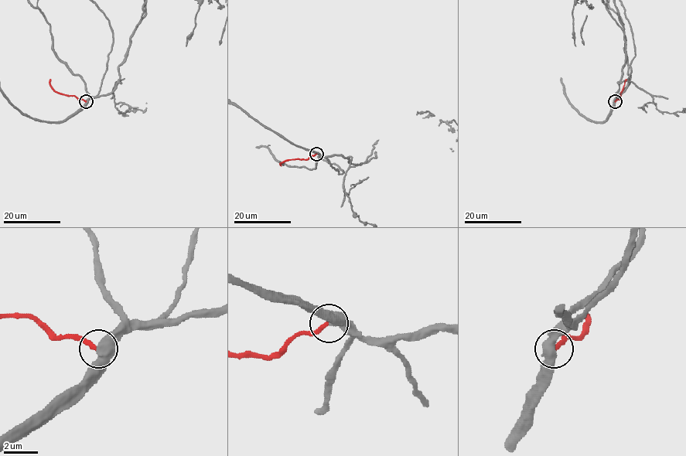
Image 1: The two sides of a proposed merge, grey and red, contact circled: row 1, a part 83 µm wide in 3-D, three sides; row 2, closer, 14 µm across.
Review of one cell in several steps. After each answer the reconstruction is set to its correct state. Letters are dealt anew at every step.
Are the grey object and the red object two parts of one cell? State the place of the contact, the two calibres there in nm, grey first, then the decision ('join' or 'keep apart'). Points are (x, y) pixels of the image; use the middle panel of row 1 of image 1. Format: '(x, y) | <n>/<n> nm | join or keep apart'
(316, 154) | 600/240 nm | join

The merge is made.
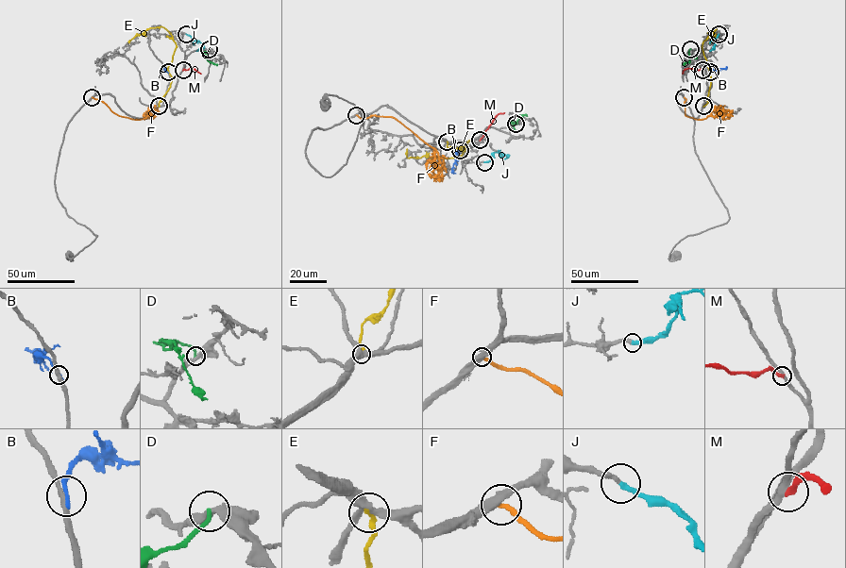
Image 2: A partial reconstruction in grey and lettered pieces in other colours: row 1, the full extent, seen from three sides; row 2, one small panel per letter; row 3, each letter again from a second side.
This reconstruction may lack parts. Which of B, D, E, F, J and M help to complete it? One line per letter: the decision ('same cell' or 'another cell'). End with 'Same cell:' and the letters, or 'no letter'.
B: another cell
D: another cell
E: another cell
F: another cell
J: same cell
M: another cell
Same cell: J

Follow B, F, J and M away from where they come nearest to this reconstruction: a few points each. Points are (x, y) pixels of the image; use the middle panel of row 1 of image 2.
B: (460, 150), (451, 169), (455, 174)
F: (356, 115), (396, 118), (433, 147), (443, 159), (439, 173), (431, 177), (427, 168), (429, 158)
J: (484, 162), (491, 159), (495, 152), (502, 158), (508, 156), (498, 150)
M: (480, 140), (496, 116), (504, 113)

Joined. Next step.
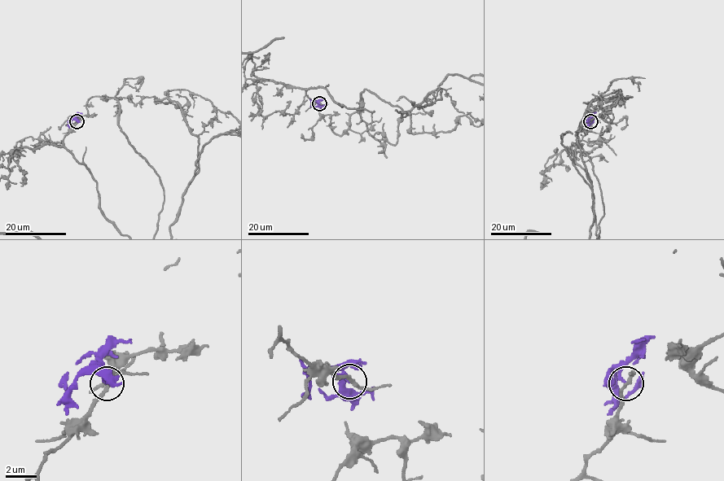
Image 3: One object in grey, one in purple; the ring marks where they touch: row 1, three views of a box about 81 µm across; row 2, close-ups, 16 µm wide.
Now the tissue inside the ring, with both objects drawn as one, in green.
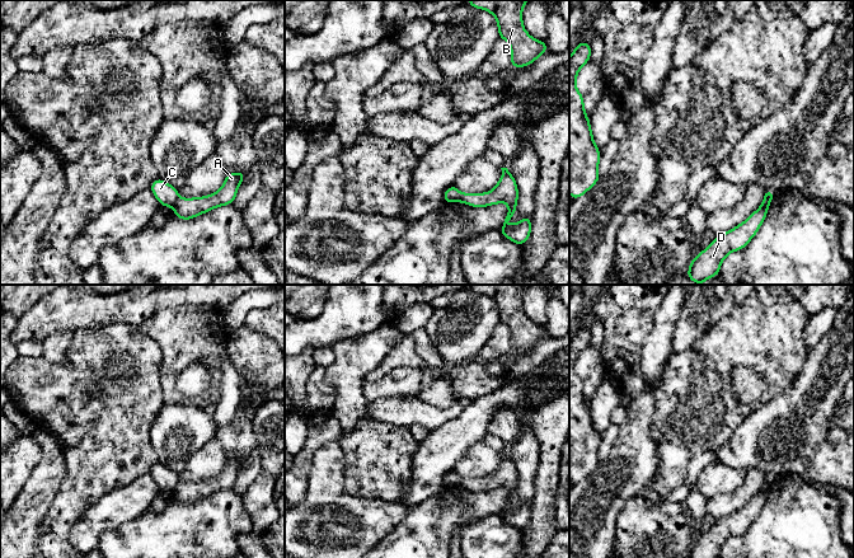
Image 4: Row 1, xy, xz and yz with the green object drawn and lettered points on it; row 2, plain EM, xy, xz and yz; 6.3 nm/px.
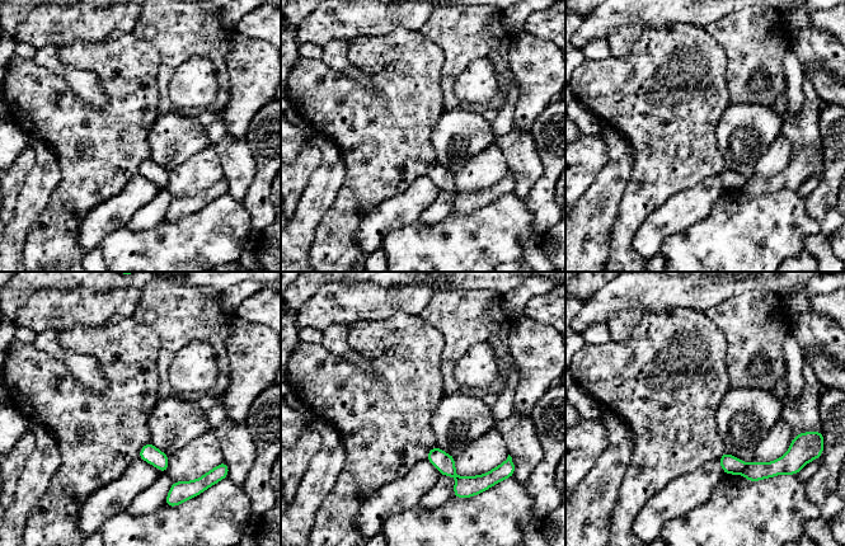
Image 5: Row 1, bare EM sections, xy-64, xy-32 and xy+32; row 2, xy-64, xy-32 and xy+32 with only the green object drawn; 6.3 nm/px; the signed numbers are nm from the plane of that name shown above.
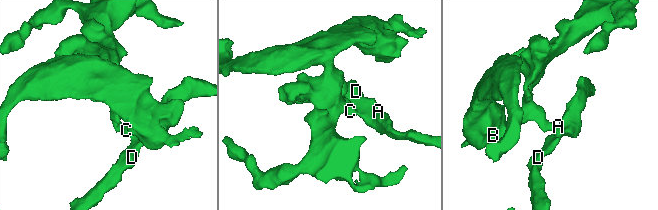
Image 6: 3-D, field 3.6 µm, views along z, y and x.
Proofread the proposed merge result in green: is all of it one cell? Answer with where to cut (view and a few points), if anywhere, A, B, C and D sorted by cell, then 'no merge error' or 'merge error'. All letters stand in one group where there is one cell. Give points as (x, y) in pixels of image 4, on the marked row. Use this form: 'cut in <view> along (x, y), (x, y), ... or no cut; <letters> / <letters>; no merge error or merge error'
cut in xy along (178, 197), (172, 206); A D / B C; merge error

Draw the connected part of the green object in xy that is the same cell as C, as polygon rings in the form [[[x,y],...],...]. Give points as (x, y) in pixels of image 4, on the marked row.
[[[155,179],[149,187],[160,206],[173,207],[179,198],[178,189],[163,179]]]

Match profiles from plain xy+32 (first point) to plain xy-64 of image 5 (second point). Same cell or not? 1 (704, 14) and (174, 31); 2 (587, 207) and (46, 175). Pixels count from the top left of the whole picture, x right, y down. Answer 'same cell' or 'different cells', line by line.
1: different cells
2: same cell

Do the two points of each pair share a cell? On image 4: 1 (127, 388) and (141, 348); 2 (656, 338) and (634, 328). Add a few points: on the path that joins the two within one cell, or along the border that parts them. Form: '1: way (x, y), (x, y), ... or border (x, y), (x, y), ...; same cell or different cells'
1: way (127, 378), (127, 362), (131, 359); same cell
2: border (658, 306), (641, 364); different cells

